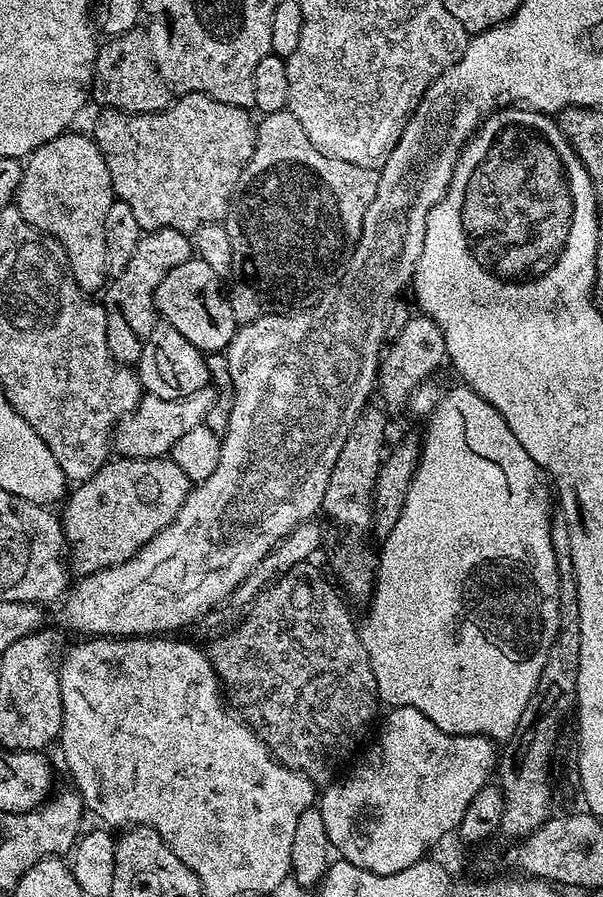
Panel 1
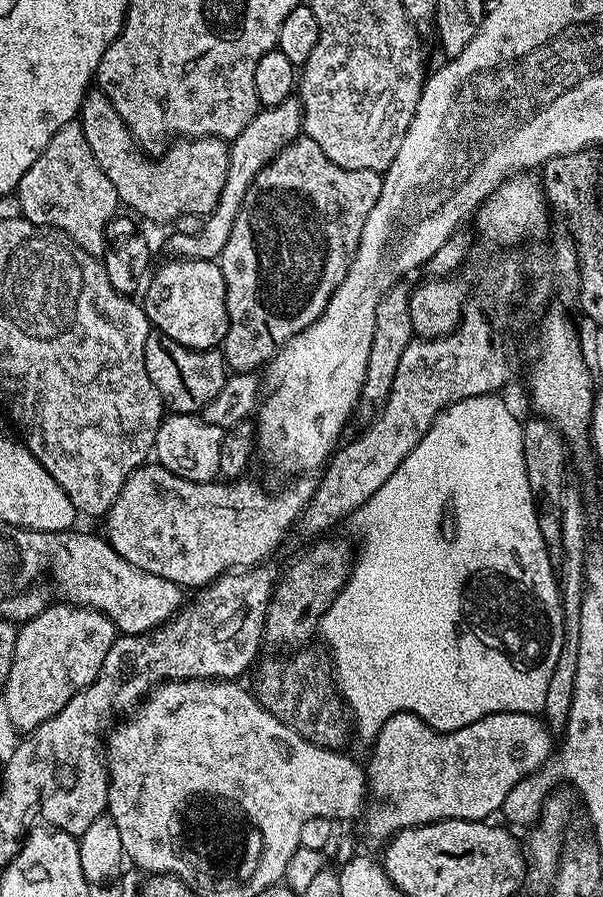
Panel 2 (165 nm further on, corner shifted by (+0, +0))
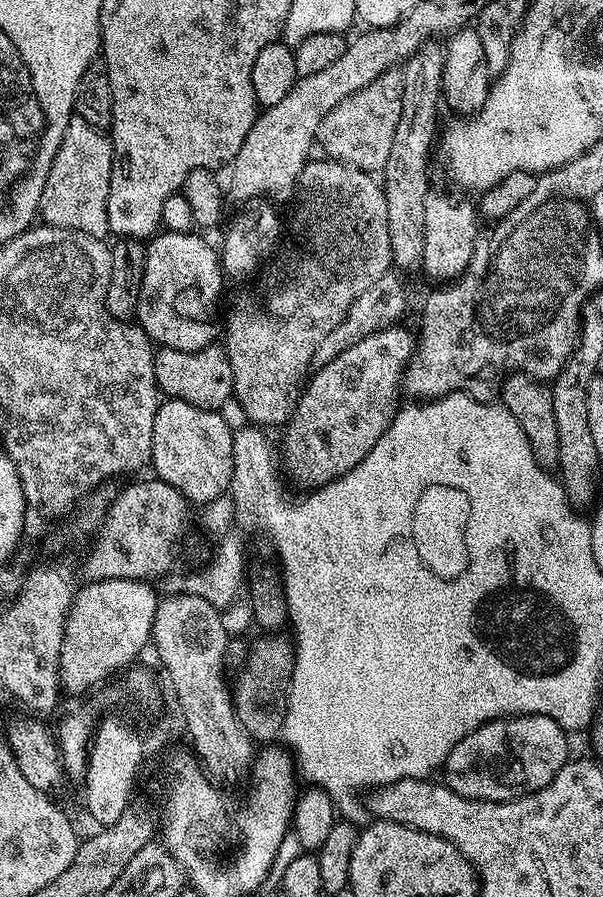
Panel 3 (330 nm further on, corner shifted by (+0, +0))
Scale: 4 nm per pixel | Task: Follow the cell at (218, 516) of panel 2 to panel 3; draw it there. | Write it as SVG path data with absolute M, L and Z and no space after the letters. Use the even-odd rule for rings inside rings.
M404 326L383 328L362 338L362 342L354 342L350 350L342 350L338 358L311 373L310 379L303 385L299 400L296 401L296 409L283 429L283 471L287 475L289 472L304 490L320 488L323 484L342 478L350 470L354 470L354 466L358 466L358 462L362 462L362 458L366 458L370 450L374 450L374 442L378 442L378 438L386 434L390 422L401 407L404 367L416 351L416 341L417 337L413 333L411 336Z

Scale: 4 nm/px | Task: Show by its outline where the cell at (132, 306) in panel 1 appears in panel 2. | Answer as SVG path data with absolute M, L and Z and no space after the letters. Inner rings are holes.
M295 95L288 96L278 106L261 107L250 122L246 122L246 130L230 141L228 150L228 177L226 186L220 195L216 208L205 219L204 228L198 234L178 234L173 231L168 240L168 256L187 258L190 260L219 261L222 250L226 250L226 242L230 242L230 230L234 230L234 222L238 218L238 210L242 206L242 198L250 182L271 160L284 149L291 140L301 135L304 126L304 112L300 109L300 101Z

